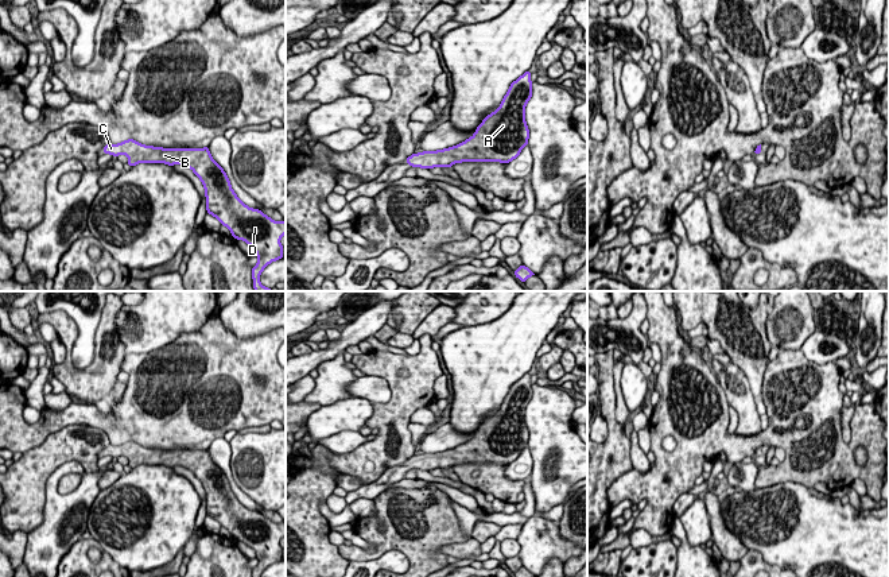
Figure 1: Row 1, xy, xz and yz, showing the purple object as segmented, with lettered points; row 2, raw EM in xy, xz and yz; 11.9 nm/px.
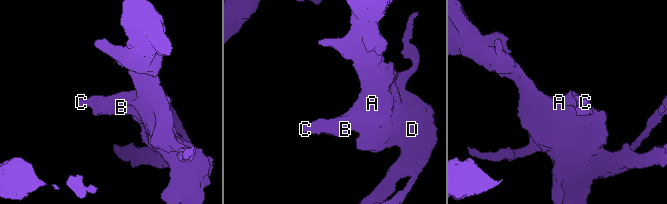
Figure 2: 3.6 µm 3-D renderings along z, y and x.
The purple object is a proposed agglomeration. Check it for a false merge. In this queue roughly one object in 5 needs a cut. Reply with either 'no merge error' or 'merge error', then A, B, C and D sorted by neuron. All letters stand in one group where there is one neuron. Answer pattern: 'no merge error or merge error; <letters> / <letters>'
no merge error; A B C D

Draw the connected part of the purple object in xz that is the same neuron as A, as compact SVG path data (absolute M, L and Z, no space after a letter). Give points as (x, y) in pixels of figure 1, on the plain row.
M529 372L511 386L501 407L478 427L467 442L444 452L412 456L405 464L411 469L451 469L461 464L509 465L528 446L525 407L532 399Z

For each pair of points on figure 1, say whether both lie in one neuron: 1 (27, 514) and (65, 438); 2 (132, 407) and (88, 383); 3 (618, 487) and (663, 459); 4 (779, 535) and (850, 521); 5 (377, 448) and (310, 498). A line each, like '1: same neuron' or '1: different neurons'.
1: same neuron
2: different neurons
3: same neuron
4: same neuron
5: different neurons

